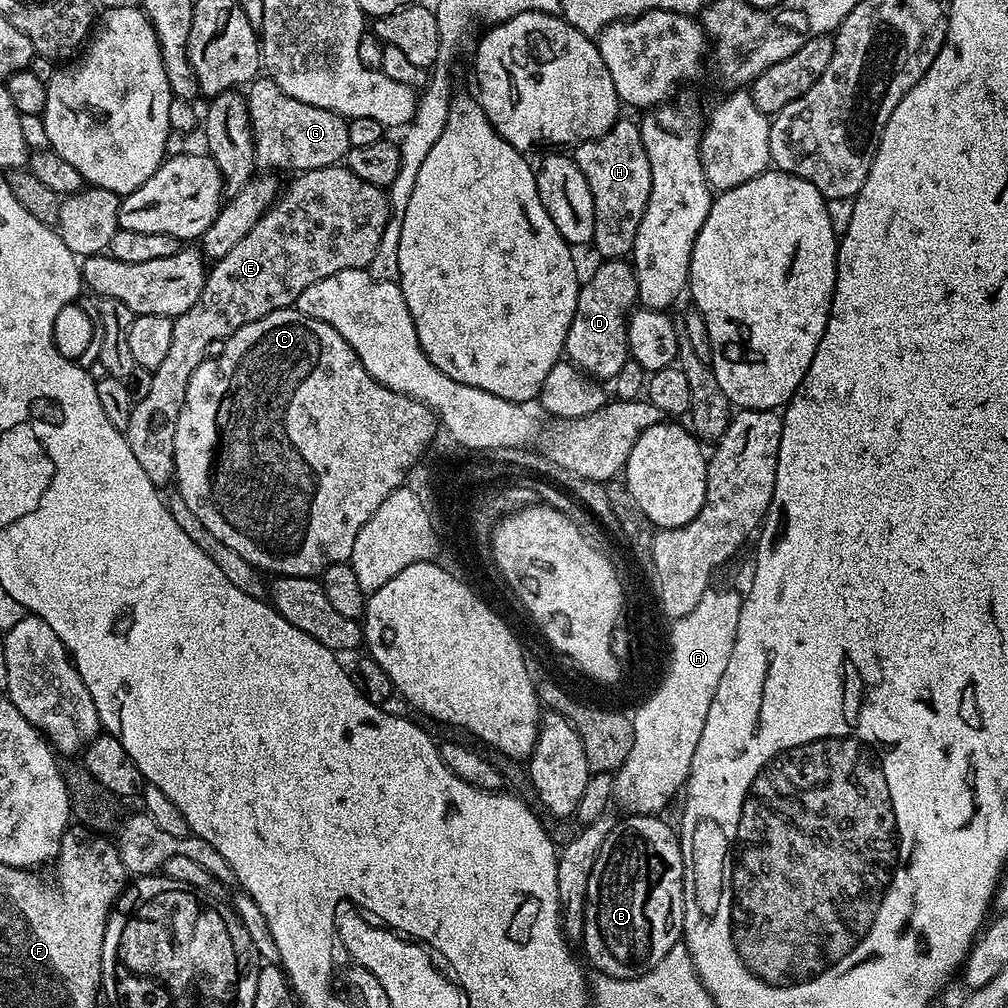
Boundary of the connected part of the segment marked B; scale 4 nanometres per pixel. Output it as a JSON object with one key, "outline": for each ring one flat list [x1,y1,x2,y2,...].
{"outline":[[653,814,650,816,629,815,628,820,621,819,616,827,606,838,606,842,602,842,598,858,592,867,590,874,590,886,588,887,588,897,586,898,586,906,584,907,584,939,582,947,588,955,587,963,593,964,593,969,596,972,604,972,607,976,613,976,619,980,629,980,635,976,646,974,654,966,658,966,658,962,662,962,662,958,666,958,666,954,670,954,670,950,675,944,681,943,684,935,684,870,686,867,686,852,682,847,681,837,676,836,676,832,664,820,659,820,659,815]]}

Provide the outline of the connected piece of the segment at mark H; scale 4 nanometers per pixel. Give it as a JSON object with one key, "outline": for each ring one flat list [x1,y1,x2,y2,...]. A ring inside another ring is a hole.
{"outline":[[621,118,606,134,593,140,581,140,575,145,574,159,578,170,586,178,590,186,590,194,594,198,594,238,592,244,604,258,624,258,631,253,634,246,634,234,638,234,638,222,642,222,642,214,646,214,646,202,650,198,650,158,646,154,646,146,642,146,640,125,634,119]]}

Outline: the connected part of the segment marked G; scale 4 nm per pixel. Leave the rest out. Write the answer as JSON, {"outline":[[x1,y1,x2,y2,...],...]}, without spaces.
{"outline":[[267,74,257,75,251,84,247,85,246,95,250,122,252,123,252,137,256,139,256,162,261,169,276,170,281,168,287,174,299,174,328,168,331,164,340,164,348,155,348,120,336,112,319,108,313,104,302,102,300,98,290,98,278,82,274,82]]}

